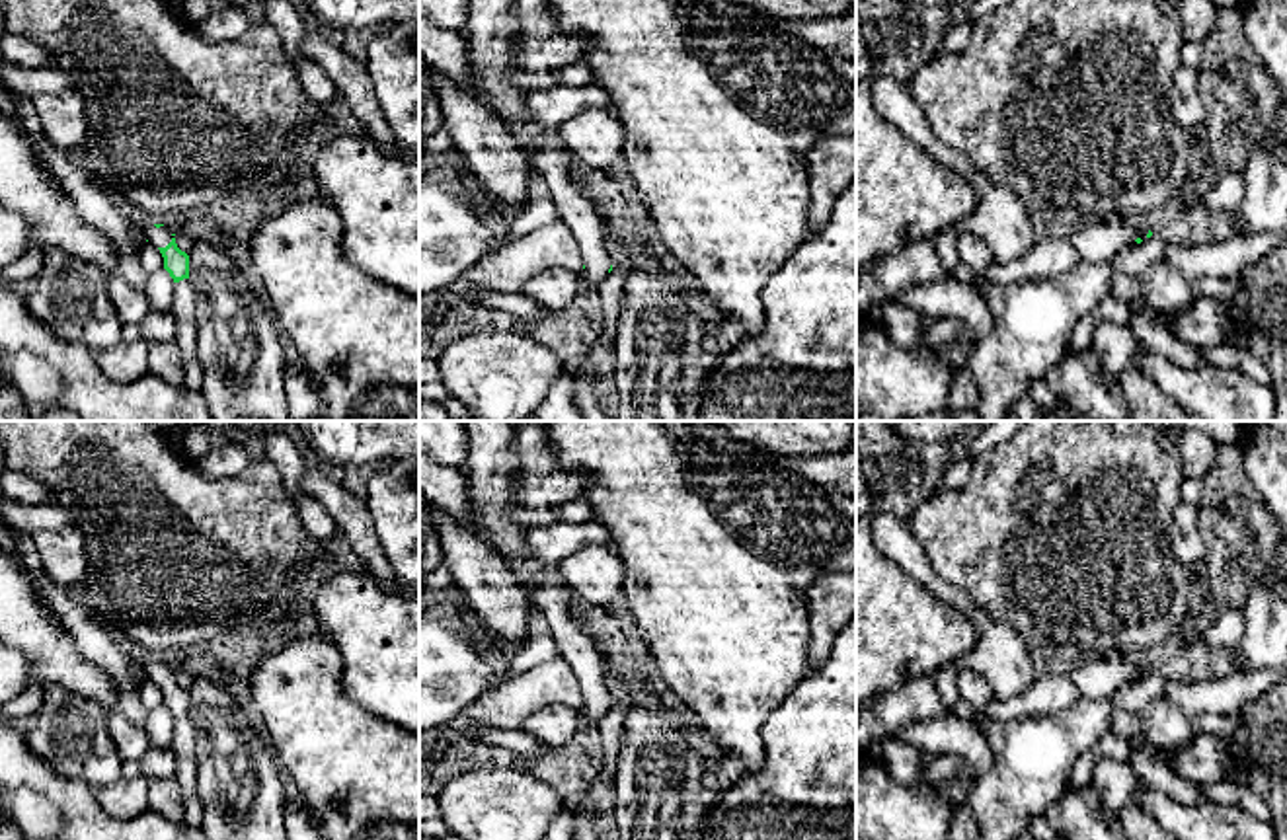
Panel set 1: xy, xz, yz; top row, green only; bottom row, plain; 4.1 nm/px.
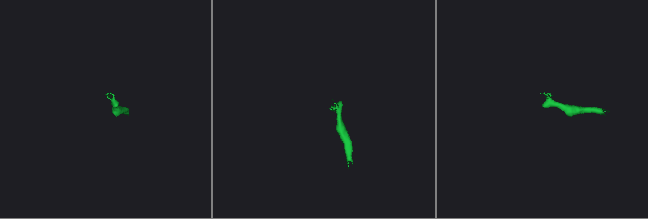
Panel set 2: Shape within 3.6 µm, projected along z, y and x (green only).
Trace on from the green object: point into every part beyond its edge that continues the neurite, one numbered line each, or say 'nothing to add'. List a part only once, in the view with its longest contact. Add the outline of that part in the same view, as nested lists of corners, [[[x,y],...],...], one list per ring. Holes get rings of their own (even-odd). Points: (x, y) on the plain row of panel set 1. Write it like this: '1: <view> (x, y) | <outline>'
1: xy (158, 673) | [[[144,663],[144,672],[148,678],[152,678],[156,684],[166,684],[172,678],[172,668],[168,668],[164,663]]]

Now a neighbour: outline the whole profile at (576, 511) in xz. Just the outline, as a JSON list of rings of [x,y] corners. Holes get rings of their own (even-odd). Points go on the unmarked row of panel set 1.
[[[581,497],[552,509],[560,516],[560,522],[583,524],[593,520],[593,513],[589,511],[587,503]]]

